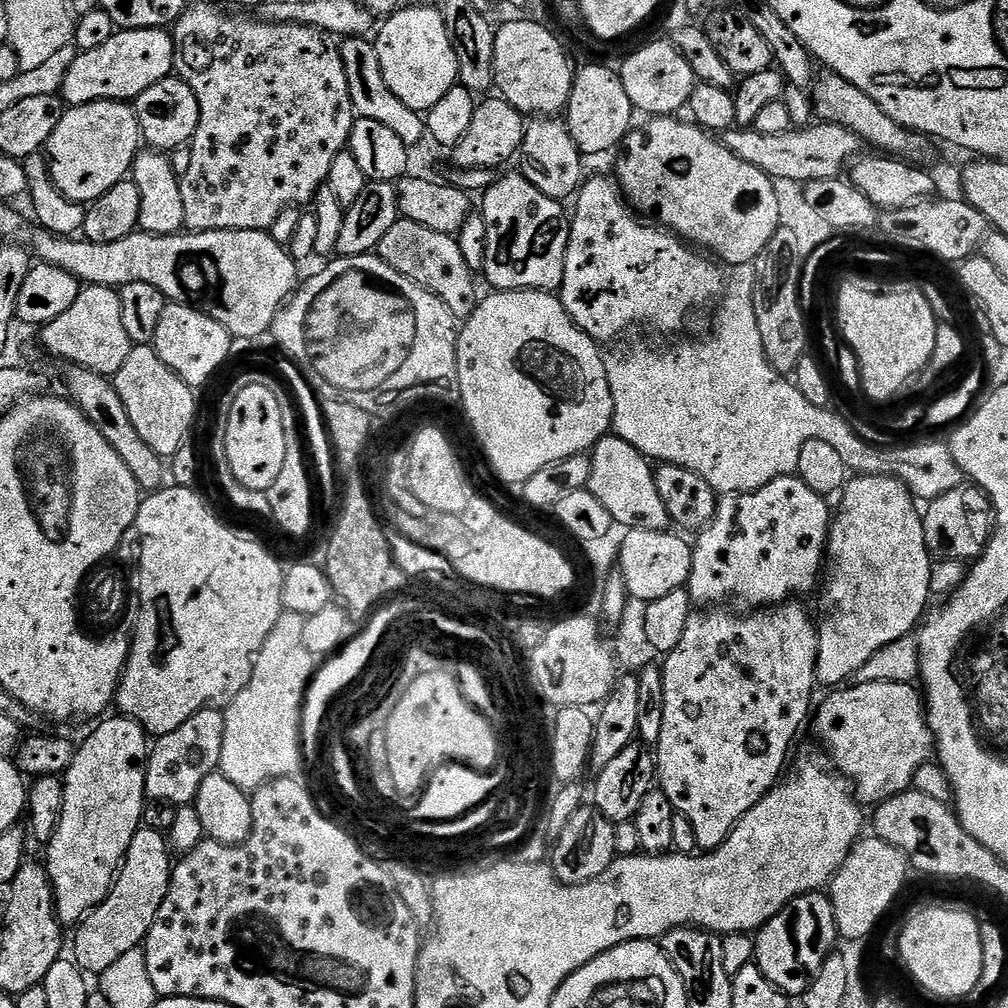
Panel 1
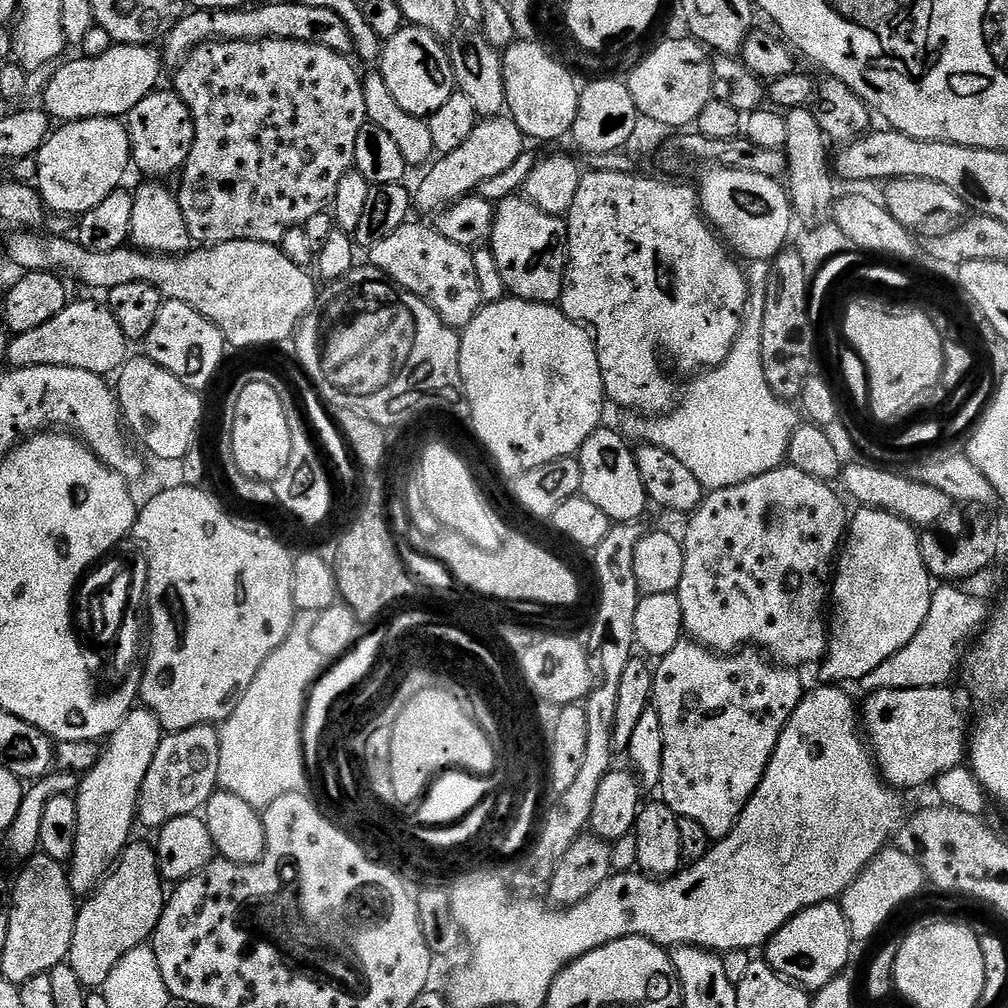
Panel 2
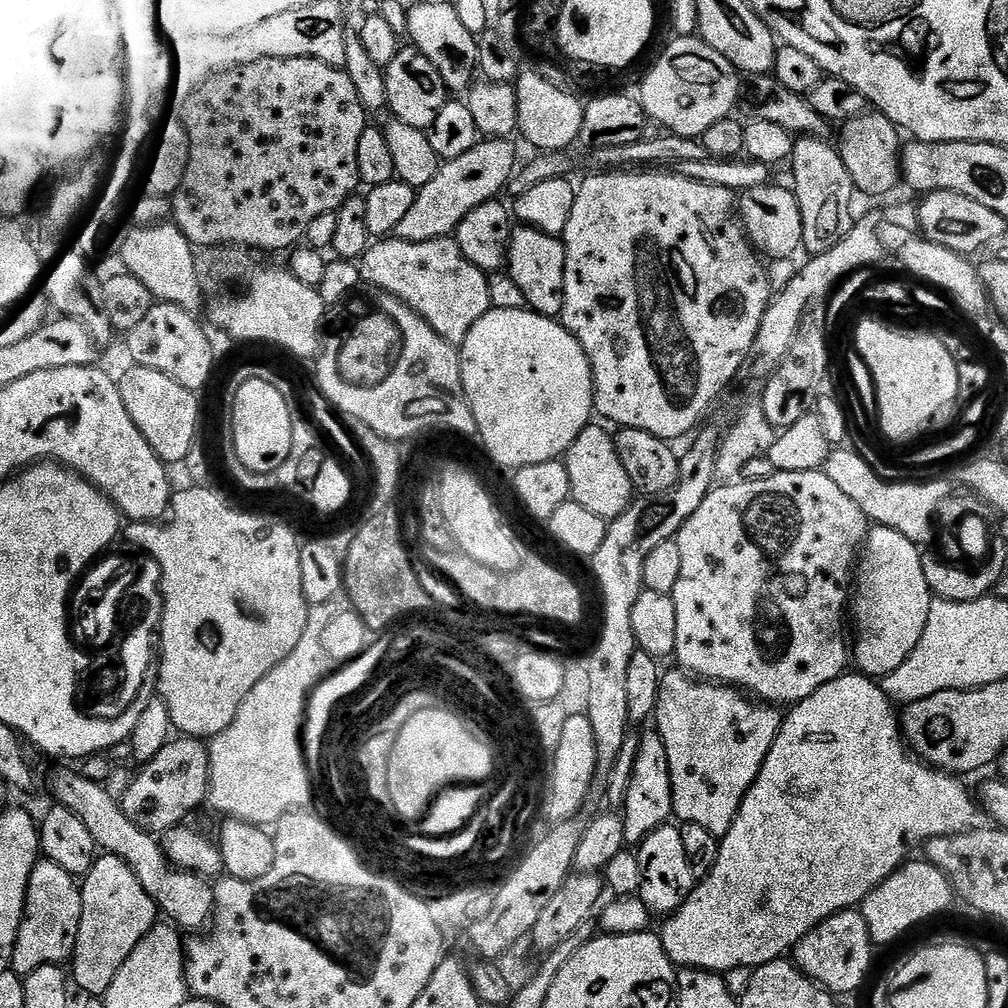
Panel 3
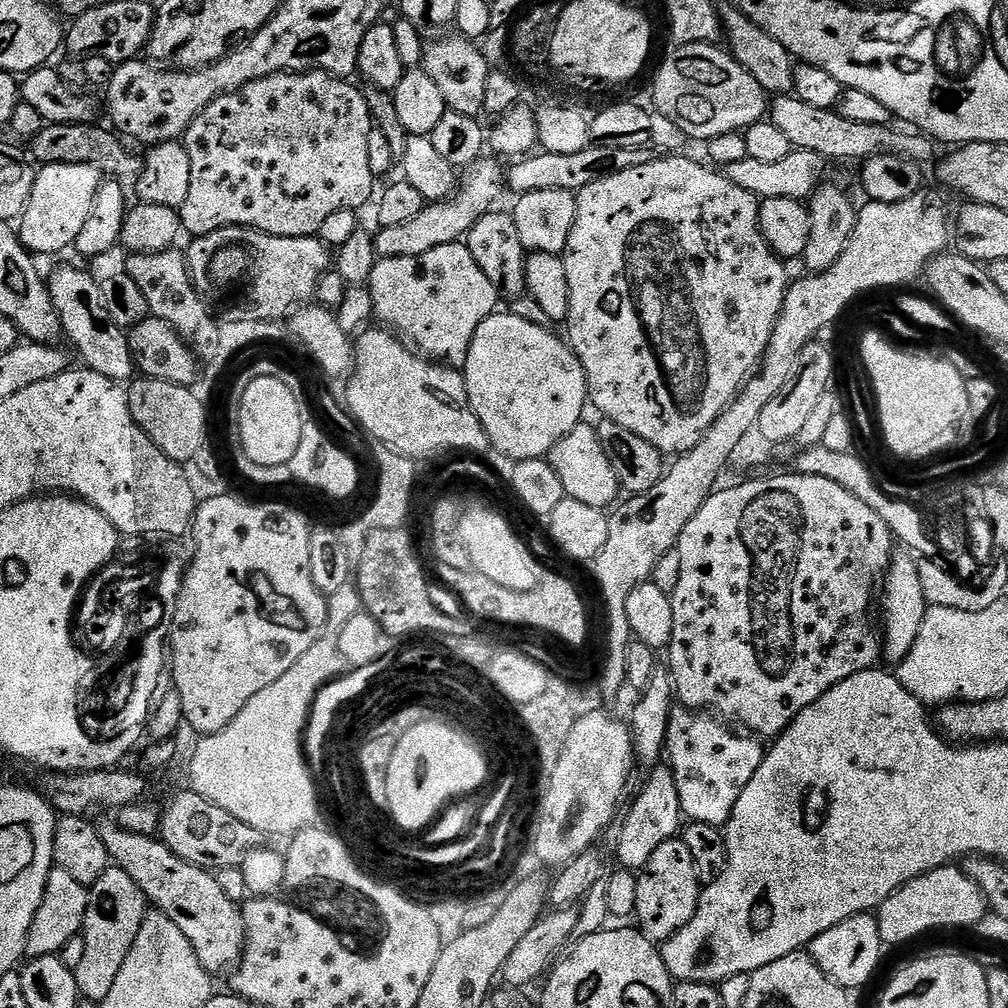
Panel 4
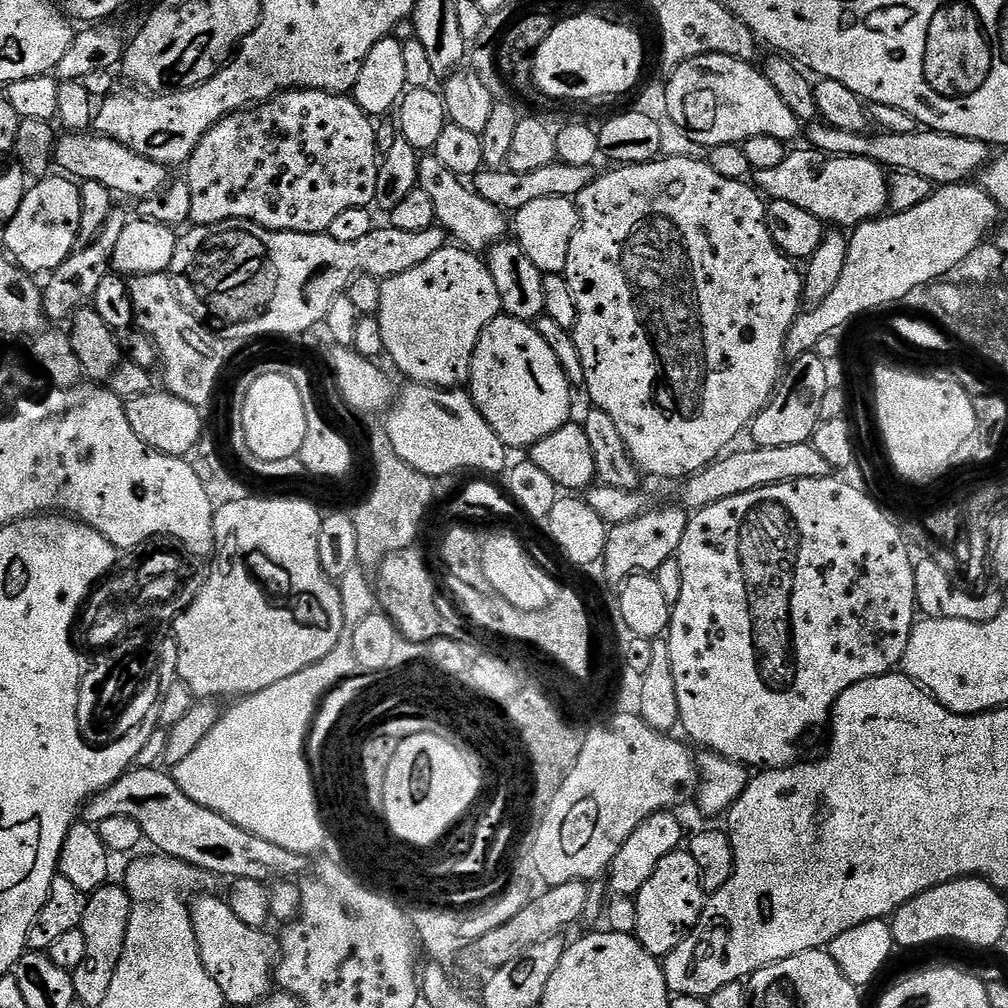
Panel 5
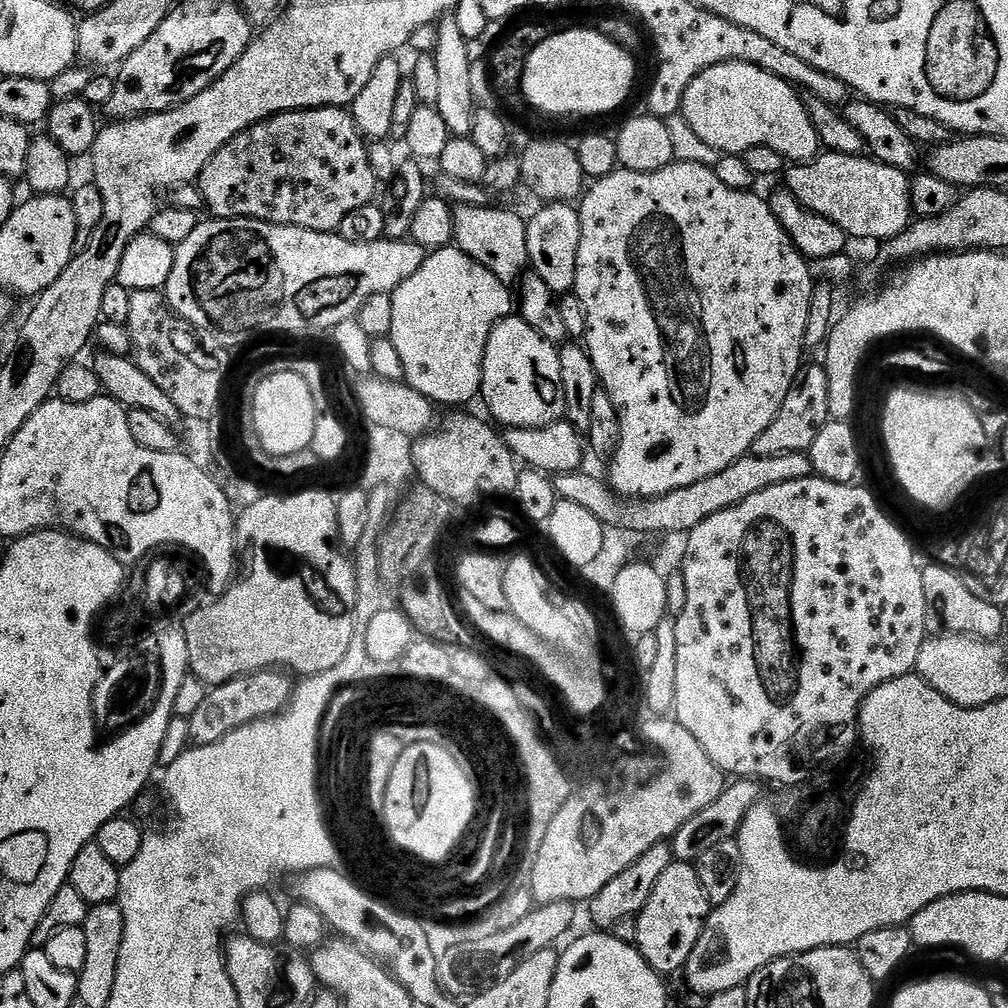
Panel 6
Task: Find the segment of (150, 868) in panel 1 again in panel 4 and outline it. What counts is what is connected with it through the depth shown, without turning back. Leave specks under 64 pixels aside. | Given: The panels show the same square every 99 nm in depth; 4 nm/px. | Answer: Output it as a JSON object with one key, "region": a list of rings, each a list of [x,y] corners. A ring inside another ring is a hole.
{"region":[[[109,866],[88,888],[88,905],[84,919],[84,953],[80,961],[74,964],[76,985],[81,997],[97,1002],[106,998],[114,986],[114,978],[118,978],[118,970],[122,970],[122,962],[126,962],[126,954],[130,954],[130,946],[134,946],[134,938],[138,938],[138,930],[142,930],[144,917],[148,915],[150,905],[142,894],[138,882],[130,878],[121,868]]]}

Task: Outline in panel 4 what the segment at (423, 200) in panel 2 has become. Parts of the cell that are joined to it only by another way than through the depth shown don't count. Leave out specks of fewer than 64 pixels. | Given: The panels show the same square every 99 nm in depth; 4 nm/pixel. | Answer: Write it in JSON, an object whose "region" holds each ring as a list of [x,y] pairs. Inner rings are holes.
{"region":[[[481,158],[469,164],[463,173],[458,191],[451,198],[443,202],[429,203],[418,214],[418,218],[410,218],[410,222],[402,222],[402,226],[380,228],[374,236],[377,257],[417,256],[426,254],[426,250],[434,250],[434,246],[461,243],[471,228],[499,205],[496,203],[499,202],[500,195],[506,192],[505,165],[500,165],[503,163],[499,159],[491,159]]]}

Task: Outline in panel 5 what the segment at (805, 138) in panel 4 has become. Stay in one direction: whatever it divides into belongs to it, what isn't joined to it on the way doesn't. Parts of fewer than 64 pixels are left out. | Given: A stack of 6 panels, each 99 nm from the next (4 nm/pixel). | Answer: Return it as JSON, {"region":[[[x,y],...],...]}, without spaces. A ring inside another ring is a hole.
{"region":[[[816,122],[811,125],[807,143],[818,152],[831,156],[853,156],[866,158],[888,170],[899,170],[910,174],[922,174],[933,186],[962,184],[971,181],[989,163],[989,145],[974,138],[951,136],[945,132],[917,130],[910,134],[877,131],[877,136],[868,132],[851,132],[832,128],[829,124]]]}

